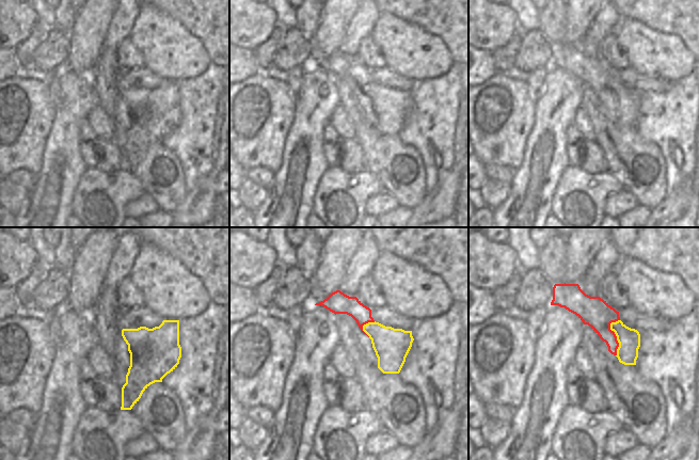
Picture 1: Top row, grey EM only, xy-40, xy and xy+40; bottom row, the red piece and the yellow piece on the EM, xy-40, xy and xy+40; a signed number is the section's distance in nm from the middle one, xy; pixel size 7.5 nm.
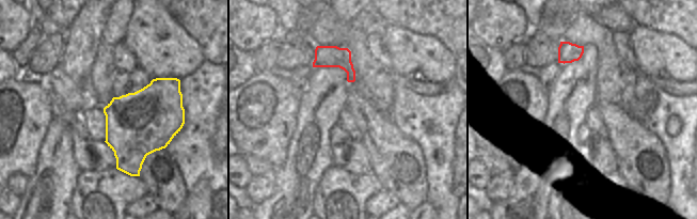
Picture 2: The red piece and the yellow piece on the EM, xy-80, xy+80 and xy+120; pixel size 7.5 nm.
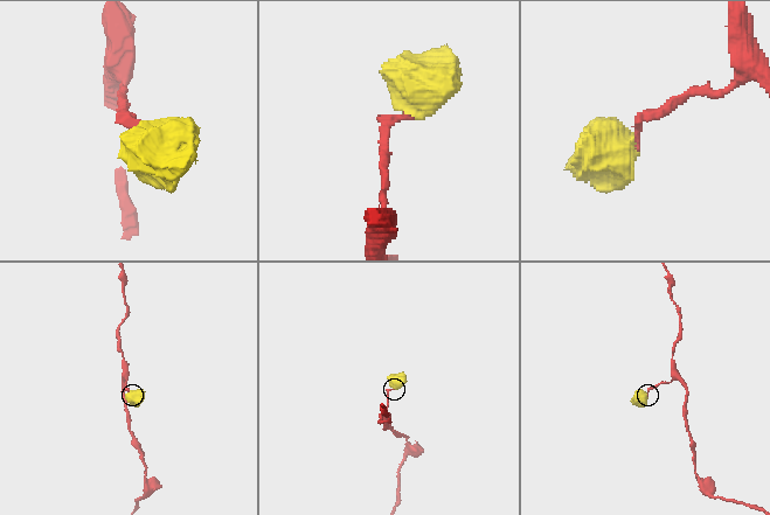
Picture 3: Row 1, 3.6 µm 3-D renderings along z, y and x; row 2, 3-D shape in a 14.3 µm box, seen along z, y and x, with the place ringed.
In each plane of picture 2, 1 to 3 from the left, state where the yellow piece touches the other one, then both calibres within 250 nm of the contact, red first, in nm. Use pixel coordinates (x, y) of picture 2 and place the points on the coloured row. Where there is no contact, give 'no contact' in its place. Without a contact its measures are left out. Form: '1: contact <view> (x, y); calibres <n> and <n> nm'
1: no contact
2: no contact
3: no contact

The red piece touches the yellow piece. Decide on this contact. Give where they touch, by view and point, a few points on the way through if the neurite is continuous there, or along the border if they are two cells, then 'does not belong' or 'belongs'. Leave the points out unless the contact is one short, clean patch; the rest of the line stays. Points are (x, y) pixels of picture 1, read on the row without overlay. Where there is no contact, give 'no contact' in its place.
xy+40 (615, 96) | across xy+40 (592, 72), (615, 96), (620, 100), (629, 100) | belongs

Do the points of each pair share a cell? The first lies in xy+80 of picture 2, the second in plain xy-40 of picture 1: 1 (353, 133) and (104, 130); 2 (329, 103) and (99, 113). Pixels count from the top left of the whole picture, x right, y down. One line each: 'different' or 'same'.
1: same
2: different

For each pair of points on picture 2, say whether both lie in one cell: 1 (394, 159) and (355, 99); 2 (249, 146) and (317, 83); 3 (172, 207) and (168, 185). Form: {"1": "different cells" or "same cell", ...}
{"1": "same cell", "2": "different cells", "3": "same cell"}

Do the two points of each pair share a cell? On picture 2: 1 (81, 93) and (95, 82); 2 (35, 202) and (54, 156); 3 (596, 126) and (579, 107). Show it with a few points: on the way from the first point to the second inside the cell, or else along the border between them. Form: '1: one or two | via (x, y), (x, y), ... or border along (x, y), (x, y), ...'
1: two | border along (88, 82), (88, 87), (98, 104)
2: one | via (47, 190), (54, 181), (54, 168)
3: two | border along (593, 105), (581, 124)

